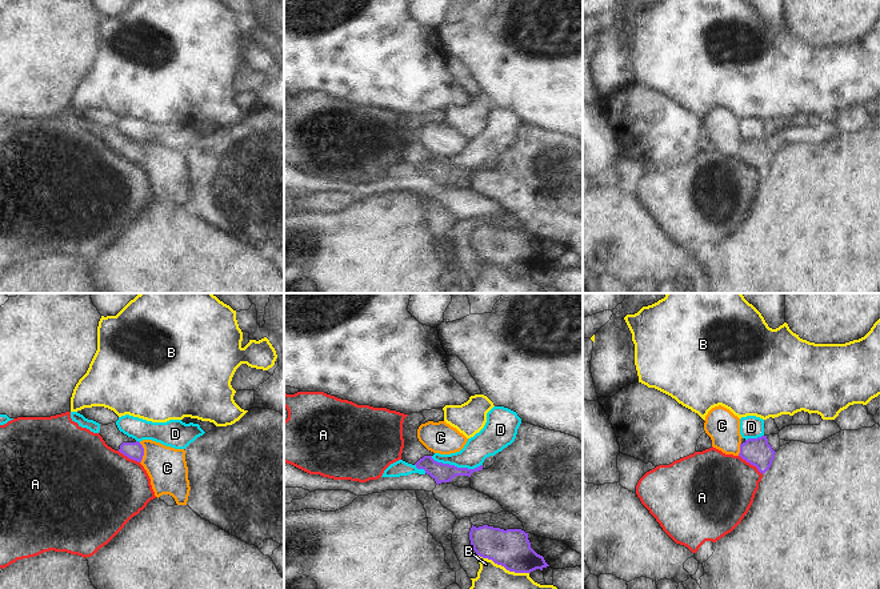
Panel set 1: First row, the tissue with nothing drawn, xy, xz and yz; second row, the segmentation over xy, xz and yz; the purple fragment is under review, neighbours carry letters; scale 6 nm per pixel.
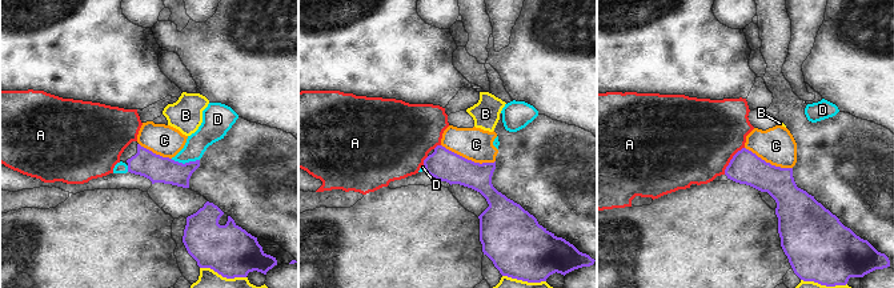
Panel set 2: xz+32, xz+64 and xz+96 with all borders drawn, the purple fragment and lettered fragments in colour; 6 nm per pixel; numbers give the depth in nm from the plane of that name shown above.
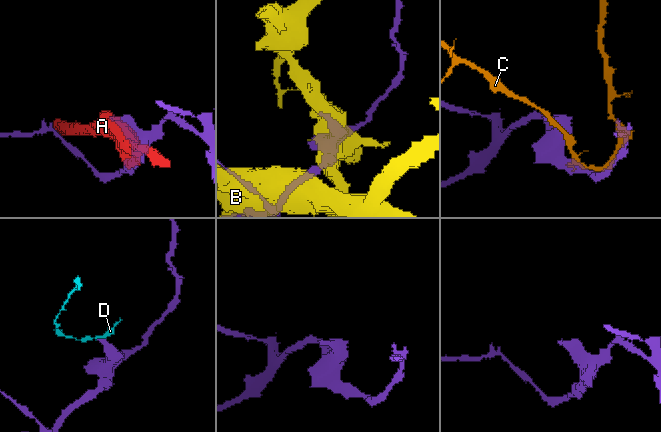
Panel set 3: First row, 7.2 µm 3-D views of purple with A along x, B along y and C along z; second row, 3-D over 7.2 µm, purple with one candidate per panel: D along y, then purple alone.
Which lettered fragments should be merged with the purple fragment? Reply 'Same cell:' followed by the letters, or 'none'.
Same cell: none

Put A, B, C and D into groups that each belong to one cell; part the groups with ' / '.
A / B / C / D

